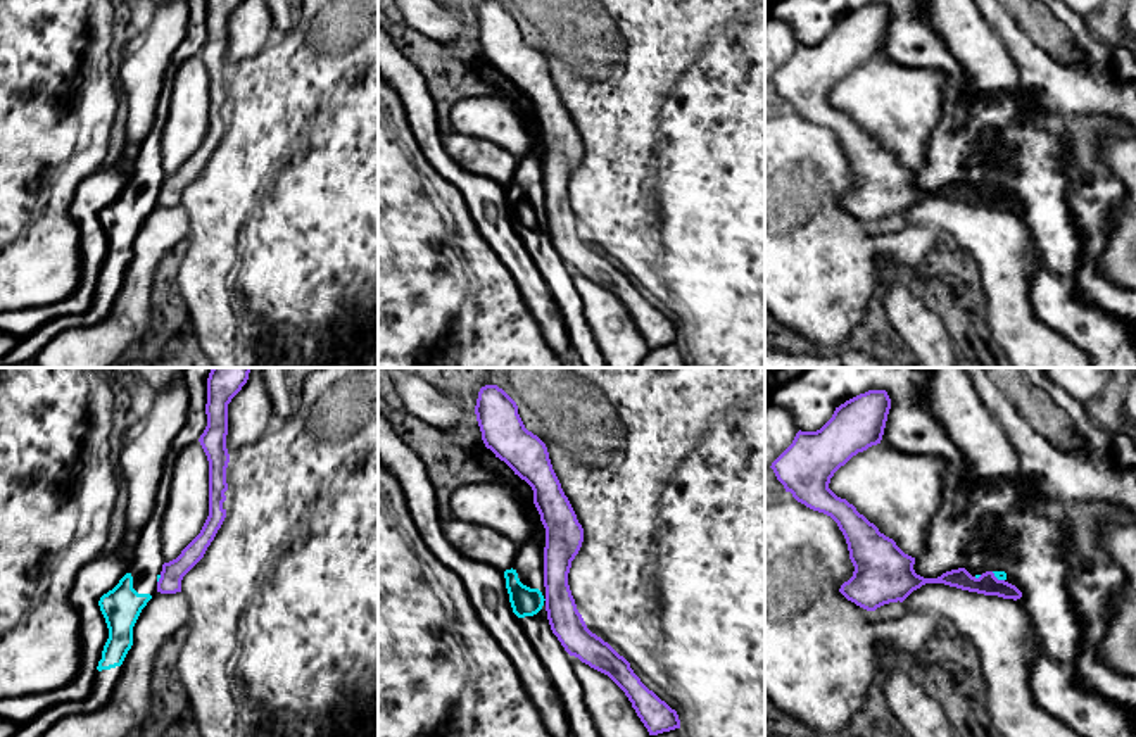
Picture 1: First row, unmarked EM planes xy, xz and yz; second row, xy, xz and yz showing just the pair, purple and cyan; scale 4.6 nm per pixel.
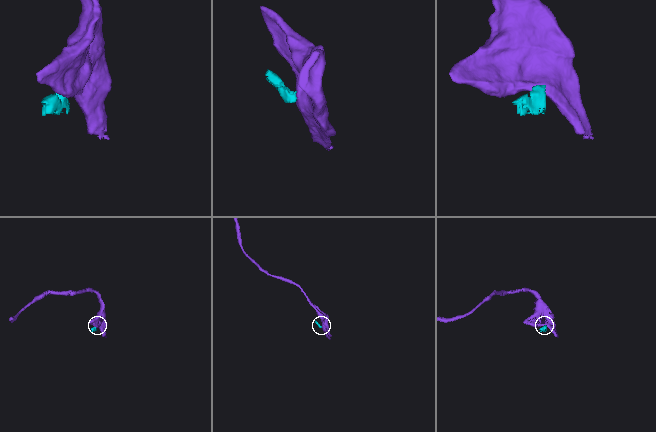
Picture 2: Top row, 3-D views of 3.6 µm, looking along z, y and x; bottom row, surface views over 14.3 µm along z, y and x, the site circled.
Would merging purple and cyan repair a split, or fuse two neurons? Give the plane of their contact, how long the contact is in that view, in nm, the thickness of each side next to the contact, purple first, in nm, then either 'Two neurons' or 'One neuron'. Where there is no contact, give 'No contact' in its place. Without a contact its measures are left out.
Touches purple in yz. Shared border 80 nm. Thickness 100 nm (purple) against 50 nm. Two neurons

